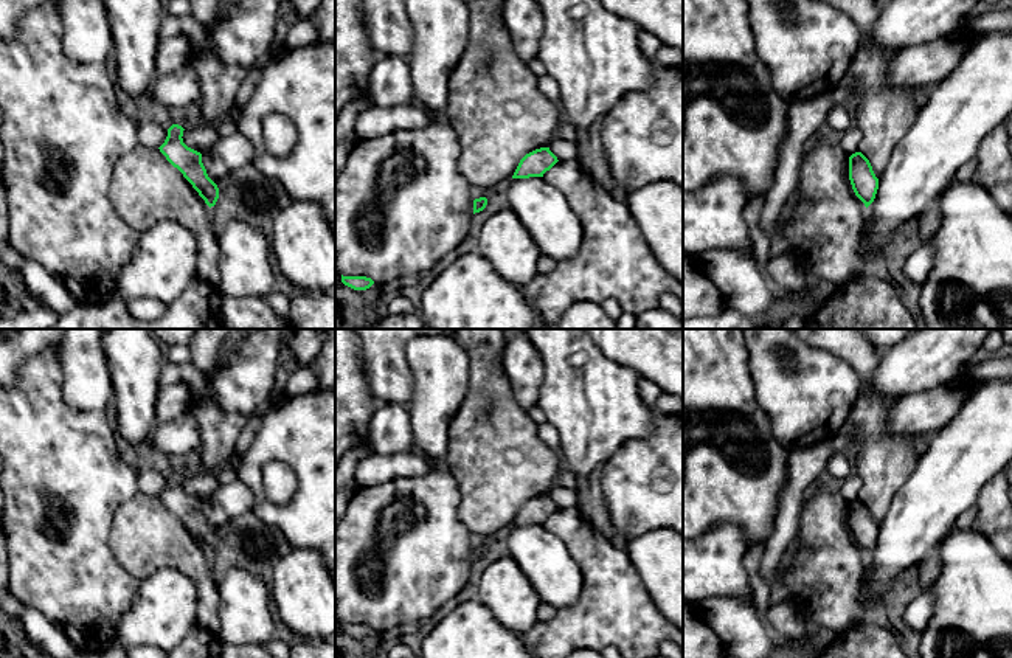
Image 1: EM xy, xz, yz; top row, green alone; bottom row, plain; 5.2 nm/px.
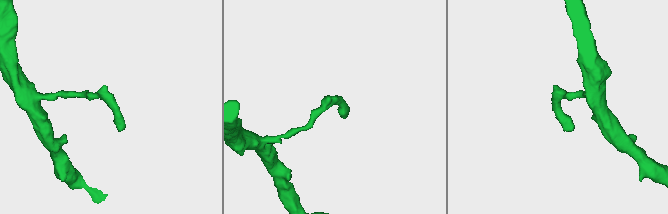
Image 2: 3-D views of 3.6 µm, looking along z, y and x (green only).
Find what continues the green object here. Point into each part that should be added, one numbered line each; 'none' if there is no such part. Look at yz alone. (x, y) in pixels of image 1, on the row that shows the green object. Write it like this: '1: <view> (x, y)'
none

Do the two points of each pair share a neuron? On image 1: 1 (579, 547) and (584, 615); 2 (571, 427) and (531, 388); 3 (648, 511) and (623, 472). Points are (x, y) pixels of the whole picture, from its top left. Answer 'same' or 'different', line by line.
1: same
2: different
3: same

